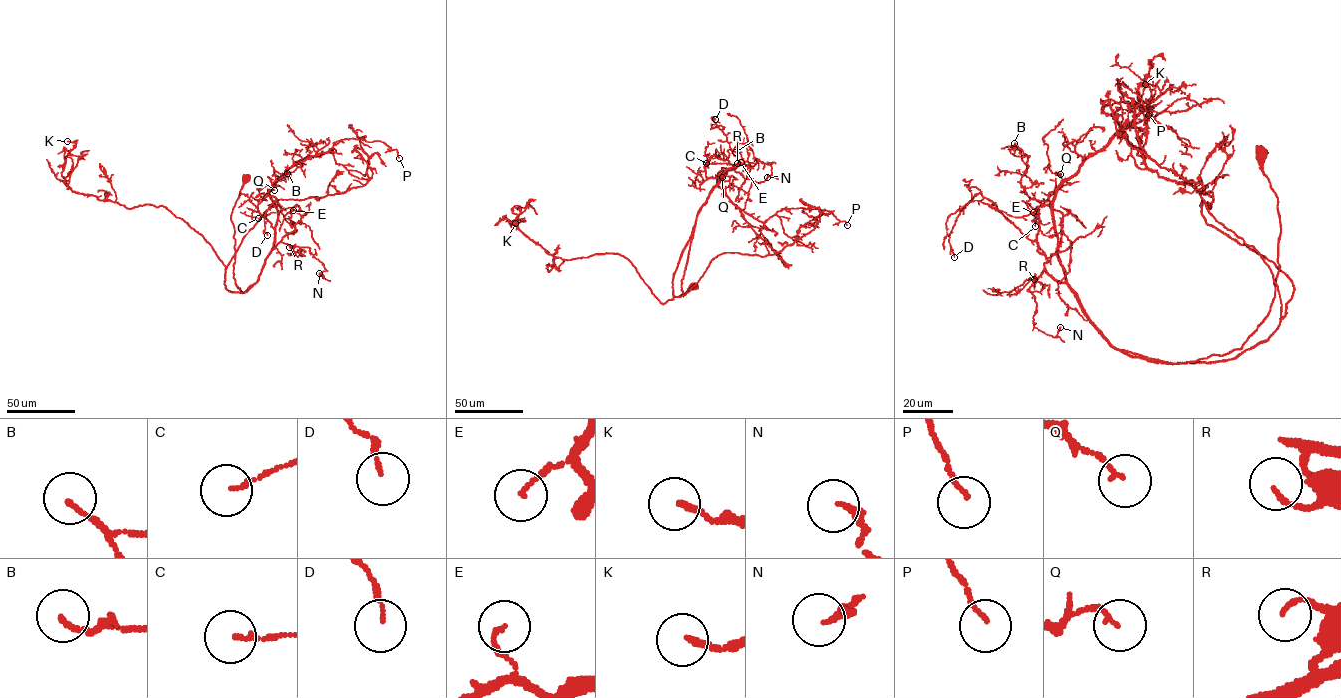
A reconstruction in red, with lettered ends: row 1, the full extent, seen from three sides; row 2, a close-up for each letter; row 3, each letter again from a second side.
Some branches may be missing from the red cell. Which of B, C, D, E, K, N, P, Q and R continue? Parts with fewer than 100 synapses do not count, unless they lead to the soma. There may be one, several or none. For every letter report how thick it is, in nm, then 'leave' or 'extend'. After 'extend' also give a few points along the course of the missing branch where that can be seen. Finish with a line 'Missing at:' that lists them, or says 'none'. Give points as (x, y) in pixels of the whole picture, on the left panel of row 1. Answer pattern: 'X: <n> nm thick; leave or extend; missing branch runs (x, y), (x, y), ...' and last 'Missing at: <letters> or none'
B: 130 nm thick; leave
C: 130 nm thick; leave
D: 120 nm thick; leave
E: 120 nm thick; leave
K: 170 nm thick; leave
N: 220 nm thick; leave
P: 110 nm thick; leave
Q: 110 nm thick; leave
R: 120 nm thick; leave
Missing at: none

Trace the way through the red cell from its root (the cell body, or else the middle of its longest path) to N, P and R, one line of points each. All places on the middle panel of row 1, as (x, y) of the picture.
N: (692, 286), (679, 296), (697, 215), (723, 173), (746, 161), (774, 162), (767, 177)
P: (692, 286), (679, 296), (697, 215), (723, 172), (718, 186), (760, 221), (803, 207), (831, 211), (847, 225)
R: (692, 286), (679, 296), (683, 296), (681, 280), (697, 215), (723, 173), (737, 163)

